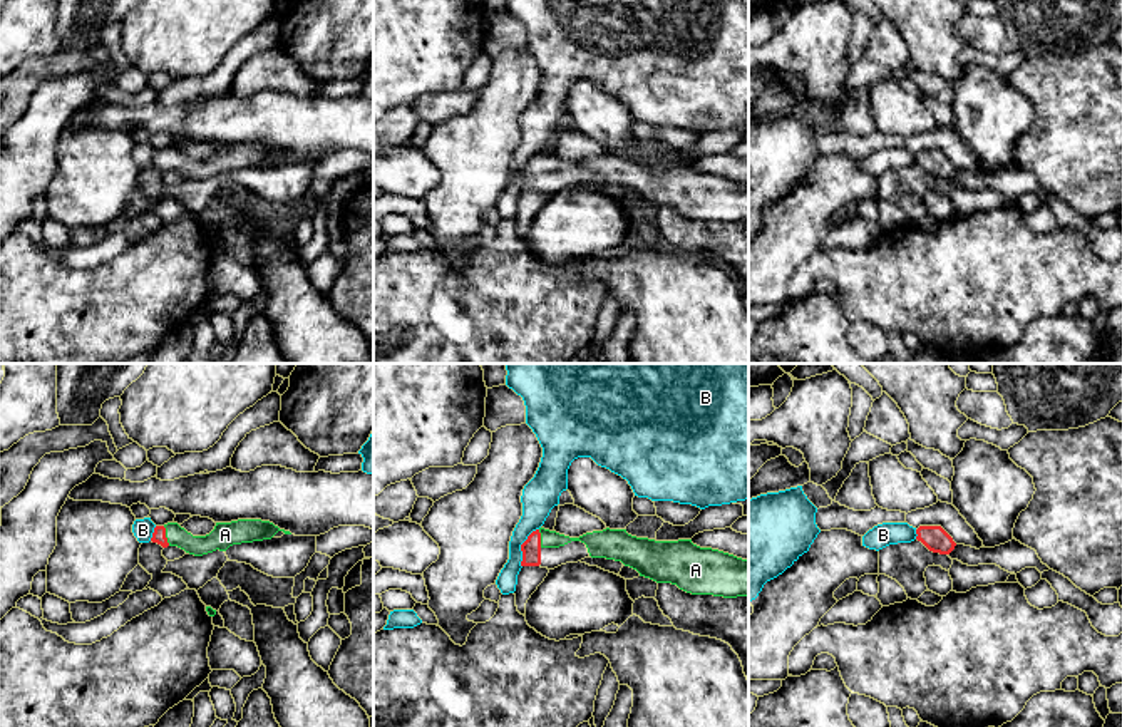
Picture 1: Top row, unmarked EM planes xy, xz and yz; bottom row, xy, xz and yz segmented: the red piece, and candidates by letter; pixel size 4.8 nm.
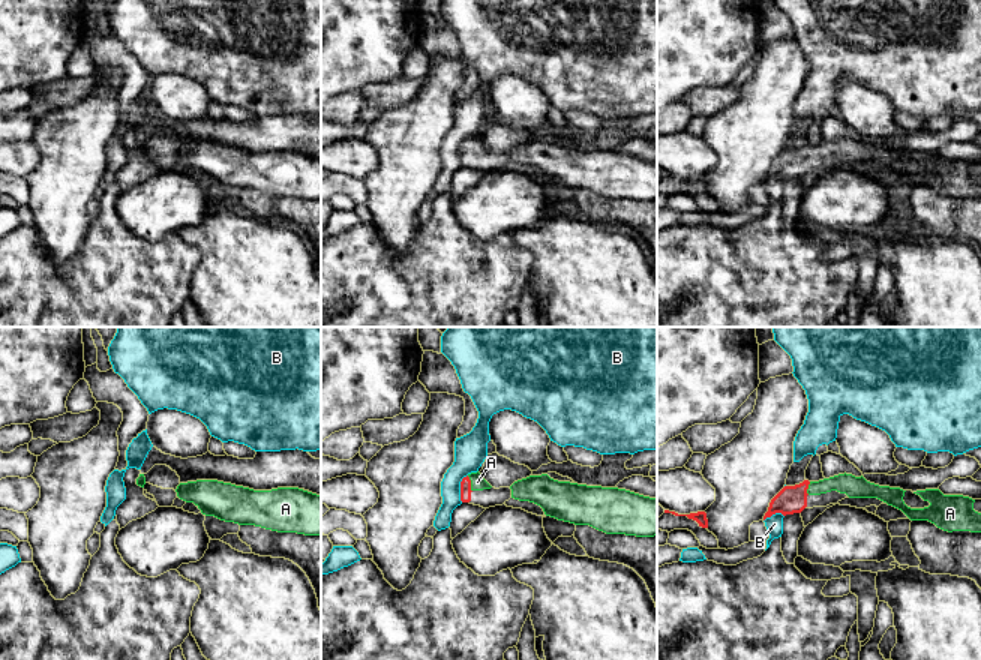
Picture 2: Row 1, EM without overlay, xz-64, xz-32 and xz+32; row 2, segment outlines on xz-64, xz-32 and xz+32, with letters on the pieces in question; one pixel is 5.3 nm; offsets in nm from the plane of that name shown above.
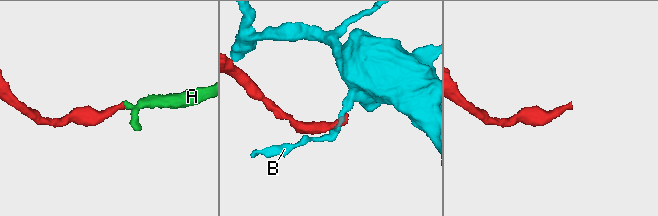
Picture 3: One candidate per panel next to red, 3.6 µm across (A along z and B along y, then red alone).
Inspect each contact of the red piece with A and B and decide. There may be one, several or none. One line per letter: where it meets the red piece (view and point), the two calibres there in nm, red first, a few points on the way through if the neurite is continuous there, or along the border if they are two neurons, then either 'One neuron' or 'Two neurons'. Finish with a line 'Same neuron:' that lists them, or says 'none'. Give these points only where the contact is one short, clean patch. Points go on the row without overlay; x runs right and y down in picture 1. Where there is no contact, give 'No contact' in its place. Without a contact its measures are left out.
A: Touches red at xy (164, 161). Thickness 60 nm (red) against 100 nm. Path across: xy (159, 156), (164, 161), (178, 161). One neuron
B: Touches red at xz (521, 171). Thickness 100 nm (red) against 160 nm. Boundary: xz (538, 153), (521, 170), (521, 191). Two neurons
Same neuron: A

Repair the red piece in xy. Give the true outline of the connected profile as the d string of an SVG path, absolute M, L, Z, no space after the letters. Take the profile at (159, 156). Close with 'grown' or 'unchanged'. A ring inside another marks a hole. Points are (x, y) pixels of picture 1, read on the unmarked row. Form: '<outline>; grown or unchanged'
M238 144L231 147L216 147L214 154L206 161L193 161L178 147L167 147L164 151L154 152L151 166L161 169L162 173L178 171L189 179L203 181L216 174L226 176L233 169L271 164L278 156L283 156L285 159L291 159L290 156L280 154L270 146L261 146L261 144Z; grown

